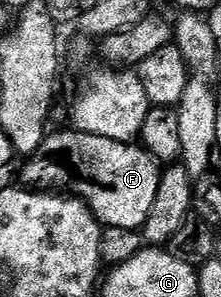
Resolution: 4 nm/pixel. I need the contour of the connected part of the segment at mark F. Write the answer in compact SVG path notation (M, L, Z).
M66 129L44 137L41 150L47 159L35 156L24 161L22 185L43 192L70 191L91 209L100 226L142 231L159 187L160 163L138 145Z

